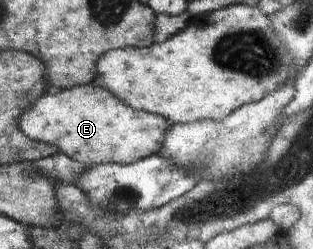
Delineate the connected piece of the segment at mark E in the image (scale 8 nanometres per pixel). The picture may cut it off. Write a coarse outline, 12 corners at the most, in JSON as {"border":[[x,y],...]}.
{"border":[[94,82],[44,94],[18,123],[87,166],[163,149],[167,119]]}

